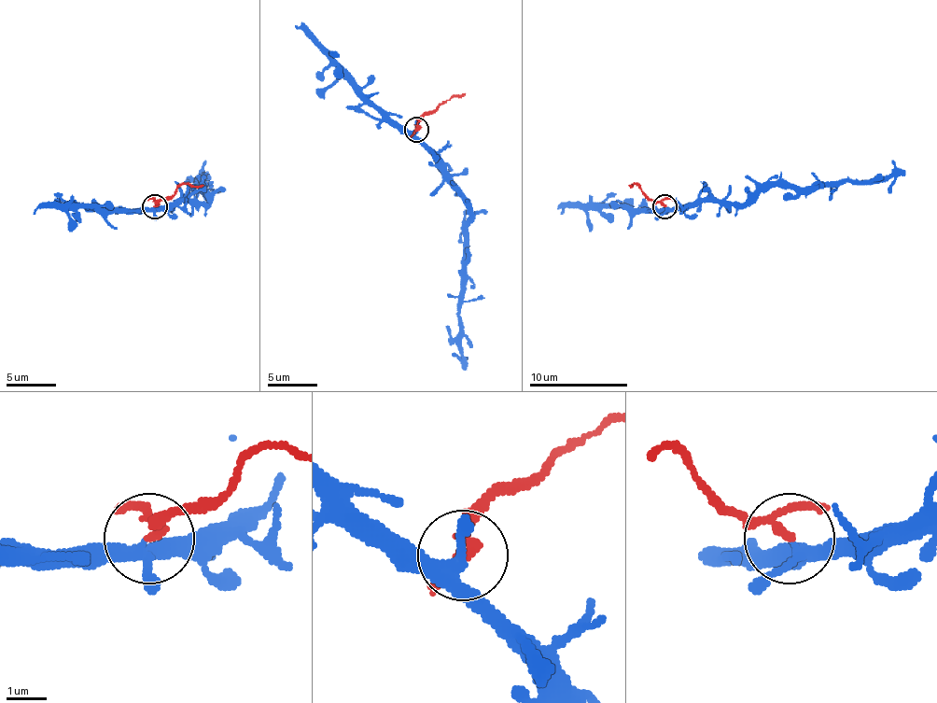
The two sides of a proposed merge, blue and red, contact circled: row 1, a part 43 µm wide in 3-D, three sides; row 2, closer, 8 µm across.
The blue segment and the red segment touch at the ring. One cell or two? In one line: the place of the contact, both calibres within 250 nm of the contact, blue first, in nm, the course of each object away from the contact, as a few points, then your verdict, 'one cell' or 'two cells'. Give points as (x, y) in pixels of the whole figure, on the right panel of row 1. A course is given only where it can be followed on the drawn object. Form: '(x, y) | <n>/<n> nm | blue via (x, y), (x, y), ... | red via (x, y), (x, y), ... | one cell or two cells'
(664, 206) | 240/180 nm | blue via (664, 205), (692, 208), (704, 201), (750, 203), (773, 186), (819, 189), (846, 181), (887, 181), (903, 171) | red via (664, 205), (650, 198), (636, 183), (629, 186) | two cells

